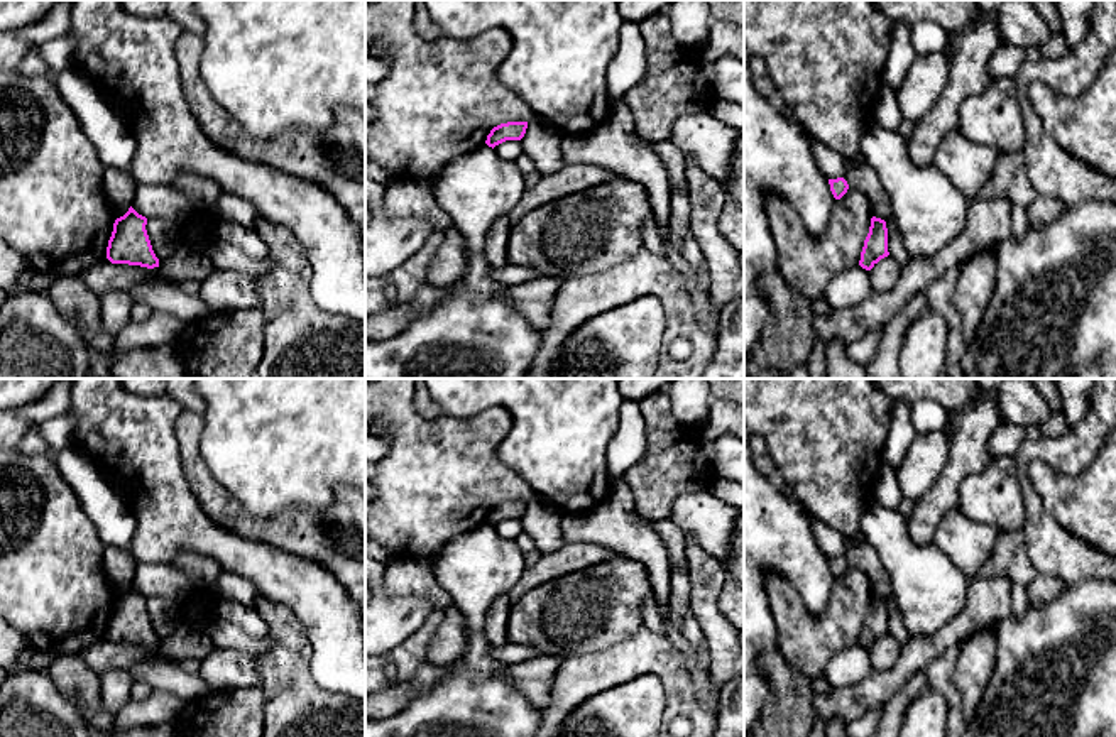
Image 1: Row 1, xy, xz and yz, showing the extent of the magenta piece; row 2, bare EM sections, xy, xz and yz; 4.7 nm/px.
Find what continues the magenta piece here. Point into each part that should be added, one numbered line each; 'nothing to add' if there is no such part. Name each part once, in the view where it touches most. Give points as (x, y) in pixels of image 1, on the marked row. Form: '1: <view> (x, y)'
nothing to add

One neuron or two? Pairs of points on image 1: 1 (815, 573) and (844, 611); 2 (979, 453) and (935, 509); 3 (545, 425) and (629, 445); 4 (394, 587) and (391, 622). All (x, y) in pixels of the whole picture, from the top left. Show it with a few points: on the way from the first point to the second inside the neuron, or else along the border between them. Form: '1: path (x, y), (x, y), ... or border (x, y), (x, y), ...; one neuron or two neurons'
1: border (836, 578), (827, 607), (820, 614), (812, 616); two neurons
2: path (964, 465), (947, 482), (944, 494); one neuron
3: border (623, 401), (619, 426), (607, 448), (609, 479); two neurons
4: border (384, 565), (388, 594), (425, 595), (432, 609); two neurons

